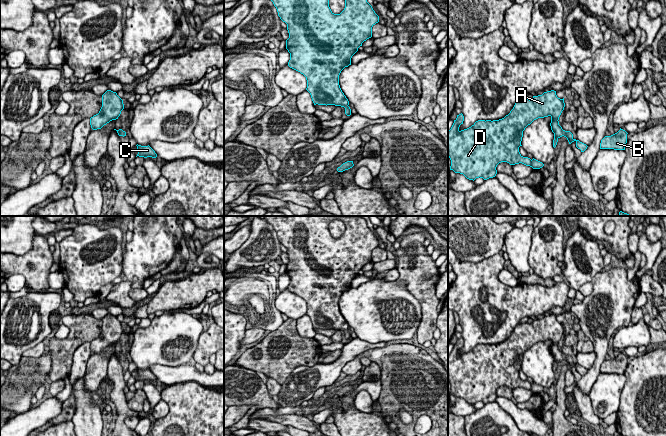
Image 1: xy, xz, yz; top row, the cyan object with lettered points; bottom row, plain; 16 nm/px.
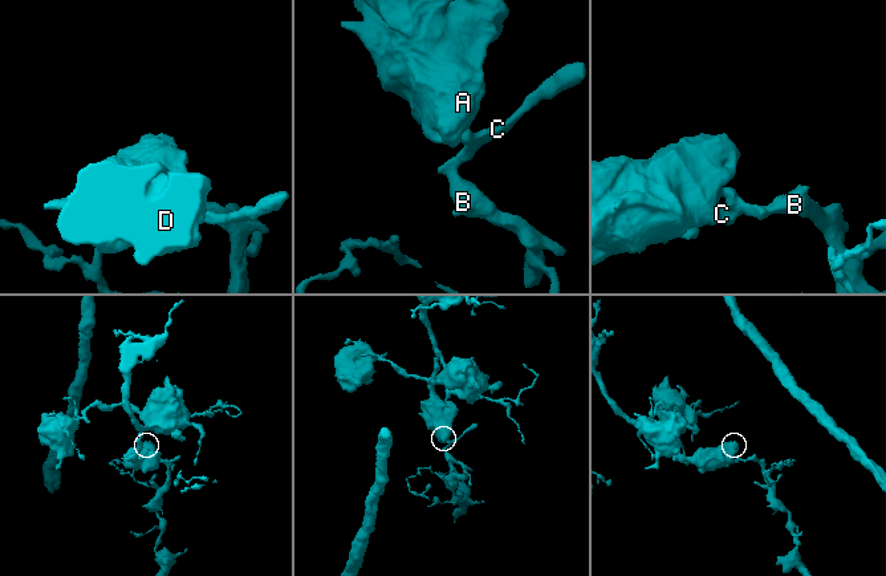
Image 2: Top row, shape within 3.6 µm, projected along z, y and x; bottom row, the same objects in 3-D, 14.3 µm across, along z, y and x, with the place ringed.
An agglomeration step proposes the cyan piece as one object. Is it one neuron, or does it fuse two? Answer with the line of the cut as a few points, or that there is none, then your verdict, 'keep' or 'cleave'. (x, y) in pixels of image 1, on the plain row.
no cut; keep

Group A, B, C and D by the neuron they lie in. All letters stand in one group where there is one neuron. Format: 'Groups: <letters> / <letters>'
Groups: A B C D

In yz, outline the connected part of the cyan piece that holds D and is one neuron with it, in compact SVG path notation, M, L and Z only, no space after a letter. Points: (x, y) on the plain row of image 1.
M556 315L544 316L533 320L531 324L518 324L508 339L499 344L478 344L471 351L459 354L463 348L463 338L457 339L448 355L448 381L450 394L463 398L469 404L483 402L487 404L497 398L496 391L501 386L510 389L522 387L533 393L540 393L544 388L536 383L523 381L519 376L523 355L538 342L551 341L551 354L554 357L553 371L558 363L566 361L569 368L576 366L576 371L584 376L587 369L573 362L570 355L559 349L559 341L564 334L564 322L560 323Z

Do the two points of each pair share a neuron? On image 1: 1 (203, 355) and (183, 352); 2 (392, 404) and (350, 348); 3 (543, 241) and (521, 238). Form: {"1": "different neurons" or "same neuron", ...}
{"1": "different neurons", "2": "different neurons", "3": "different neurons"}

